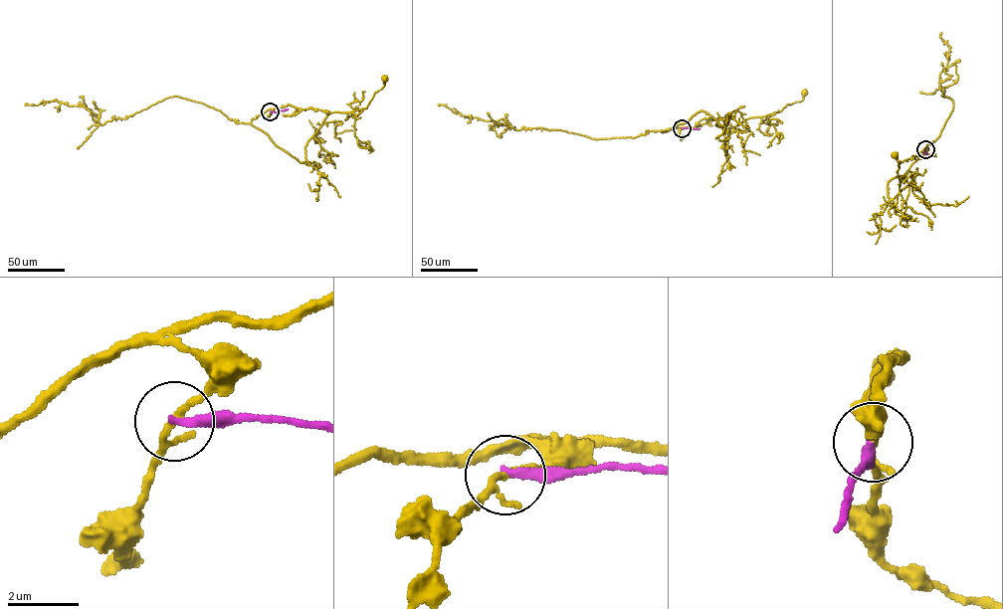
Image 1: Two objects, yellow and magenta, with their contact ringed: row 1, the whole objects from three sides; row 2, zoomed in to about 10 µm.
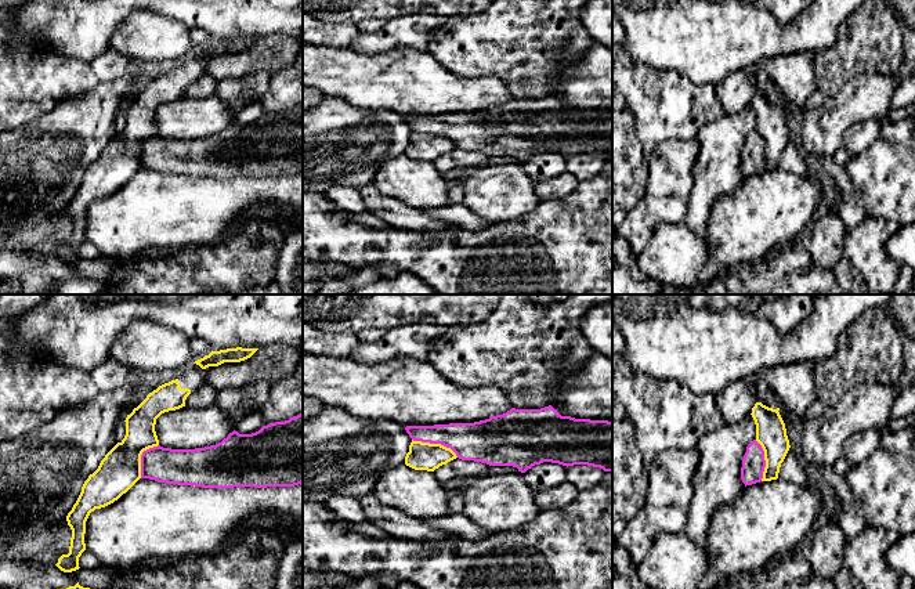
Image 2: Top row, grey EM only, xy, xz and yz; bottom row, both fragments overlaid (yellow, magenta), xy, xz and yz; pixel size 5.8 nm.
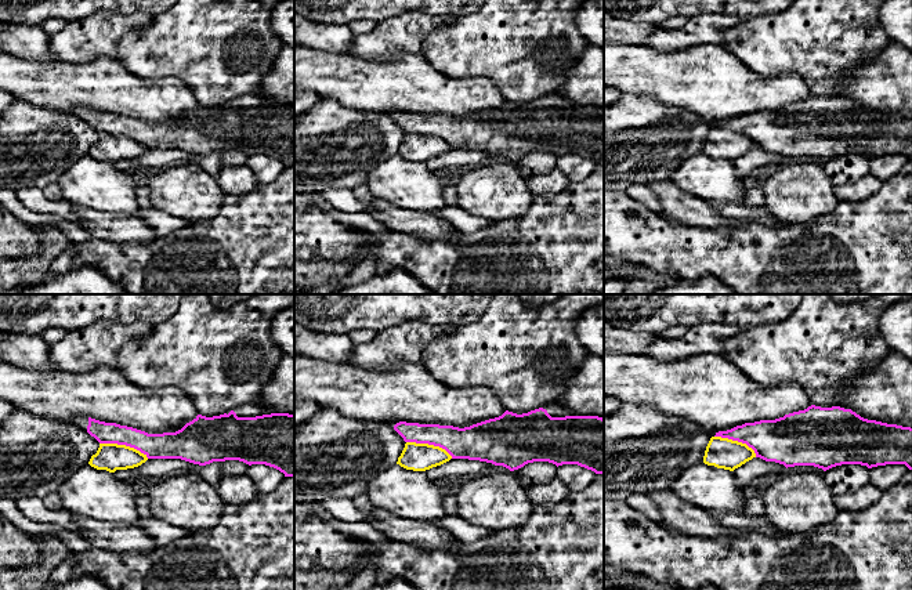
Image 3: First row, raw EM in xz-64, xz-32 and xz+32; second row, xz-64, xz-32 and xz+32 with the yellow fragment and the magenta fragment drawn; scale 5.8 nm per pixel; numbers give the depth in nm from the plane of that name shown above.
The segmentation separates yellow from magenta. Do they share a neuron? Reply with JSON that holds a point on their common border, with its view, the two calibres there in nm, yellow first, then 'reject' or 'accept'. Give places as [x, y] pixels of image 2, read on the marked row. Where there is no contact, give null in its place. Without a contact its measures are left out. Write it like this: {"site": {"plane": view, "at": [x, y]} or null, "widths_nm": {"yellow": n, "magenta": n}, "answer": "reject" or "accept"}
{"site": {"plane": "xz", "at": [436, 444]}, "widths_nm": {"yellow": 160, "magenta": 240}, "answer": "reject"}

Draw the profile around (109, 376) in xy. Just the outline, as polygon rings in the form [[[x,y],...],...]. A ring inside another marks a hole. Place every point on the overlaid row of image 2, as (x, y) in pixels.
[[[108,358],[90,373],[91,379],[102,394],[112,394],[119,391],[129,376],[130,369],[113,358]]]

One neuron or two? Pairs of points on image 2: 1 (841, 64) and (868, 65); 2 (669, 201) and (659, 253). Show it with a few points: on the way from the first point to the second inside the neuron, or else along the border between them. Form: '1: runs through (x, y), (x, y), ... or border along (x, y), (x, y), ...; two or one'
1: runs through (847, 64), (861, 64); one
2: border along (682, 220), (658, 224), (644, 248); two

